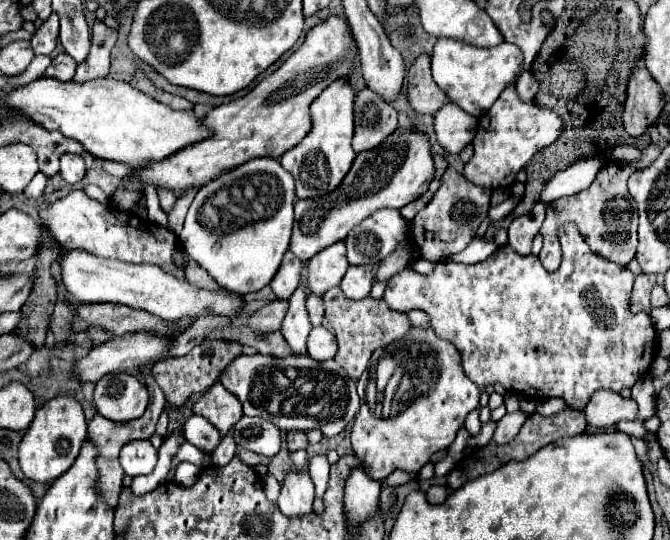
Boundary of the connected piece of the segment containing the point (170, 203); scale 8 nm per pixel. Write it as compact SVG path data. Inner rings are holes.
M166 189L158 191L158 197L160 197L160 205L162 205L162 209L164 209L166 213L170 213L170 211L174 209L176 199L178 199L178 197L176 197L172 191L166 191Z

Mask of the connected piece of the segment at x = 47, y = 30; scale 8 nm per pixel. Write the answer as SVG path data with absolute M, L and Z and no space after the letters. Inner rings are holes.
M52 13L32 35L32 49L36 55L50 55L58 41L58 17Z

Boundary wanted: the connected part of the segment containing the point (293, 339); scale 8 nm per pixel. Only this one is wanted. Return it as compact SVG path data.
M298 287L290 297L290 309L282 323L282 335L292 349L292 355L306 355L306 339L312 329L306 313L306 293L304 287Z

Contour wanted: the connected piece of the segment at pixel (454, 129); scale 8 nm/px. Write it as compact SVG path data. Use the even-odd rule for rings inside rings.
M446 103L434 115L436 141L448 153L460 153L468 143L472 143L472 139L476 135L476 127L478 127L476 117L468 115L454 103Z

